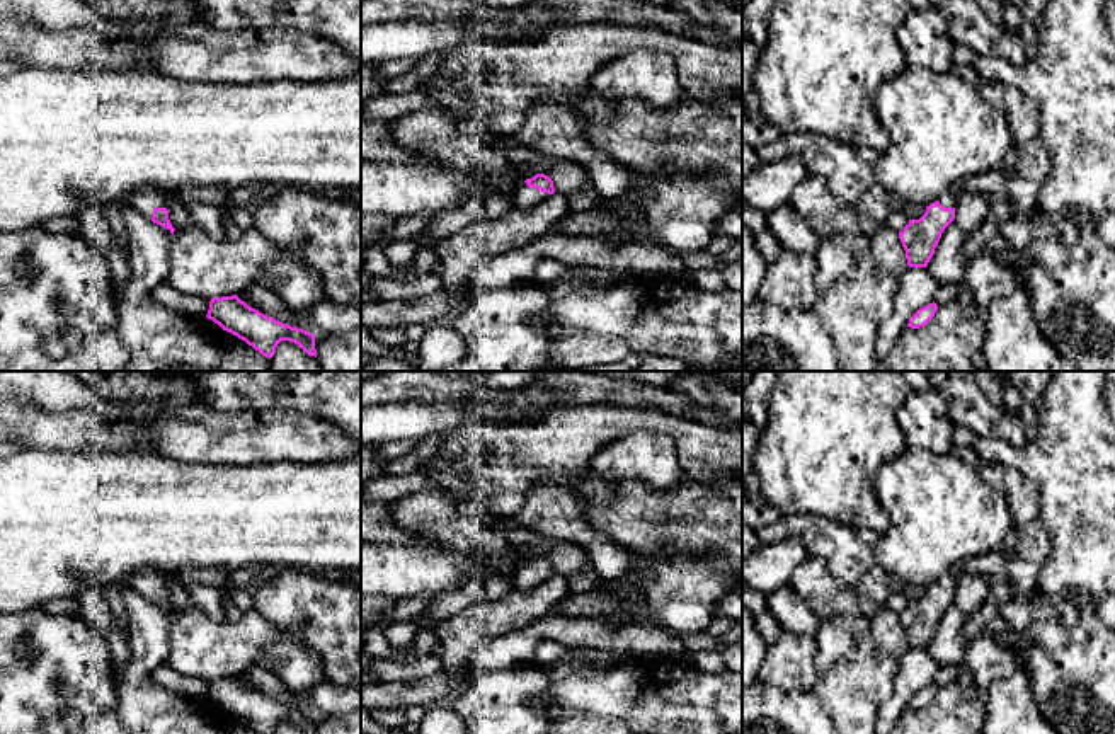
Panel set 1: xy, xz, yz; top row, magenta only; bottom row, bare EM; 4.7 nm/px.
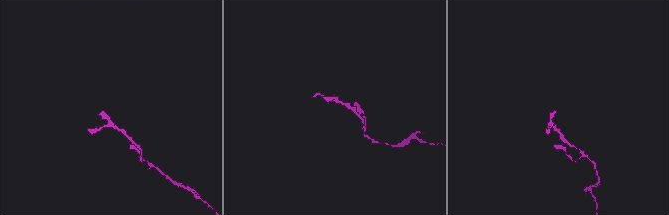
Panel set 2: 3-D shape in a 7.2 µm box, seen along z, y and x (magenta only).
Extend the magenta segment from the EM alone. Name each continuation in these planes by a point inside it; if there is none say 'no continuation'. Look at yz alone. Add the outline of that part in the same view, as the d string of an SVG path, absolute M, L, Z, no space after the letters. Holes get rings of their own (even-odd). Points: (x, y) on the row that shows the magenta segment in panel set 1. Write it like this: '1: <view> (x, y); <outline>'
1: yz (1020, 176); M1037 136L1025 146L1015 146L1001 165L955 182L938 201L943 208L955 208L957 198L963 191L981 192L987 198L1008 198L1013 203L1015 216L1001 223L999 232L1009 245L1025 247L1032 240L1032 216L1050 167L1049 153Z

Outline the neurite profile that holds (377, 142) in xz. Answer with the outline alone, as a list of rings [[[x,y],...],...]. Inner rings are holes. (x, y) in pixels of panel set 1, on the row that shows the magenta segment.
[[[361,119],[361,160],[405,163],[419,157],[417,152],[398,145],[386,119]]]

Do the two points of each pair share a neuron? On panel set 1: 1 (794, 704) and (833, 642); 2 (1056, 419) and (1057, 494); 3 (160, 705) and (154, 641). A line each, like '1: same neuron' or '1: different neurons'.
1: different neurons
2: same neuron
3: same neuron

